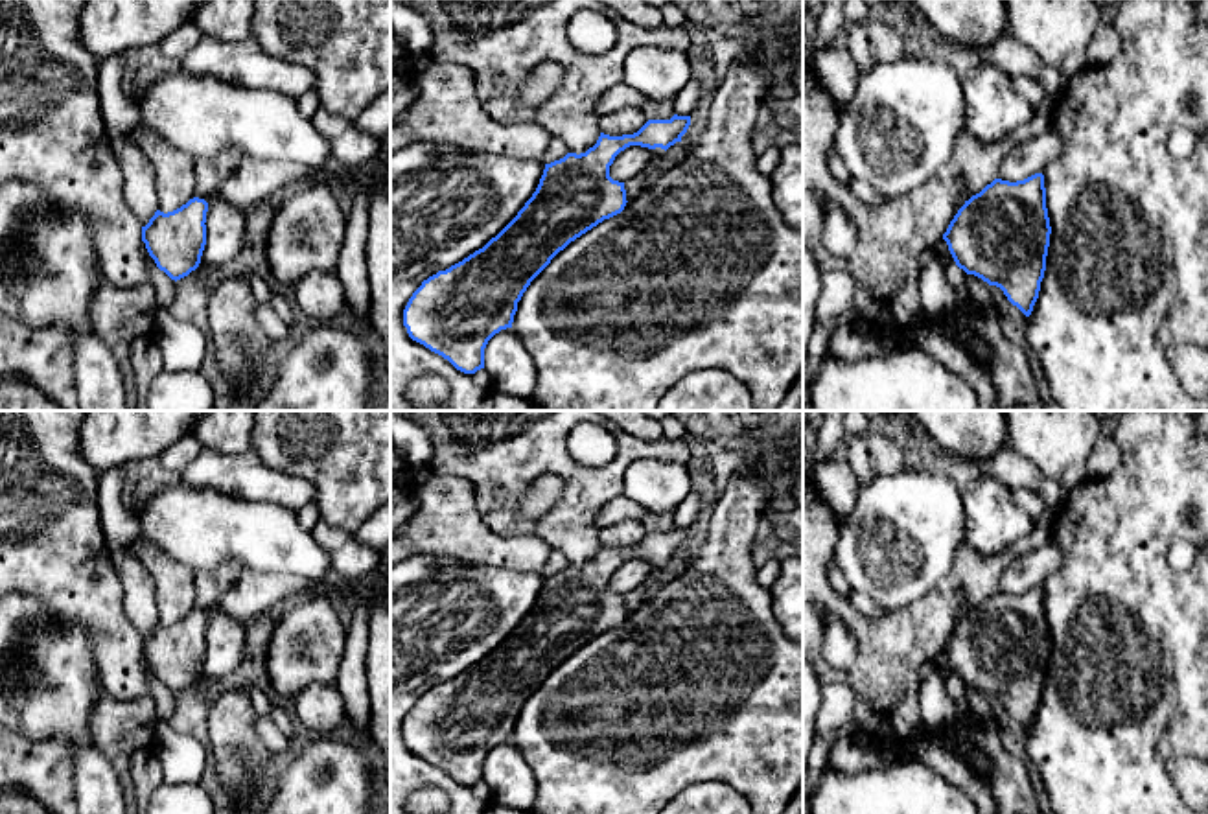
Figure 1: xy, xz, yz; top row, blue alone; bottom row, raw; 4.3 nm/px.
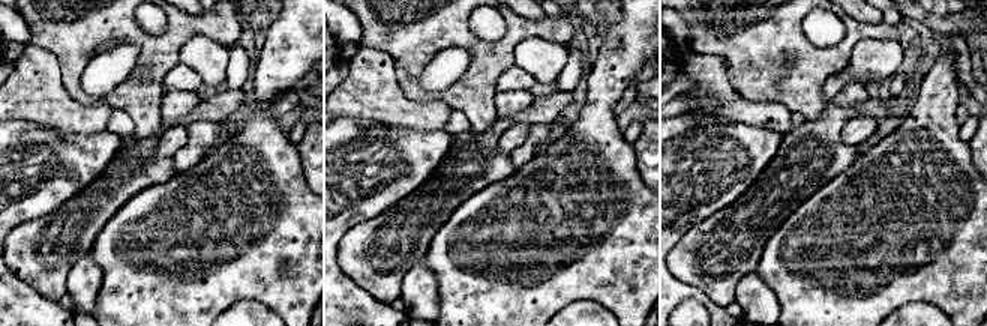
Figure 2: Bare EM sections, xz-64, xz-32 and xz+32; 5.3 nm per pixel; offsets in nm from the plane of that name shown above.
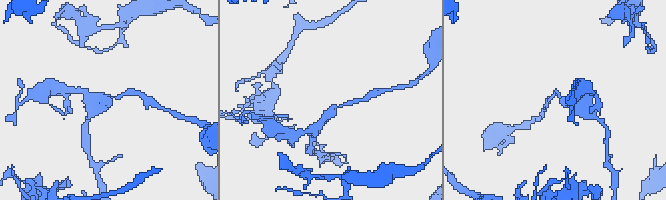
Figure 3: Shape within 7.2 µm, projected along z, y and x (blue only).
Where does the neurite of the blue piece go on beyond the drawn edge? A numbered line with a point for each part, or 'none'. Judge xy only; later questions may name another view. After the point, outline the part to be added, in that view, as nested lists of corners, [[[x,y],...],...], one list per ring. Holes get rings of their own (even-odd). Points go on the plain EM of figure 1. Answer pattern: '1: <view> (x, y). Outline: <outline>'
none

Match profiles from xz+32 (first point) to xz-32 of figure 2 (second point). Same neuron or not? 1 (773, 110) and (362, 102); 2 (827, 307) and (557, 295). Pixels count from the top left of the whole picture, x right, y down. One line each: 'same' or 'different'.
1: same
2: same

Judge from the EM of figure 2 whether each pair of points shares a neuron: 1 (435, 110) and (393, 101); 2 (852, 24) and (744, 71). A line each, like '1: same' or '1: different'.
1: same
2: same

